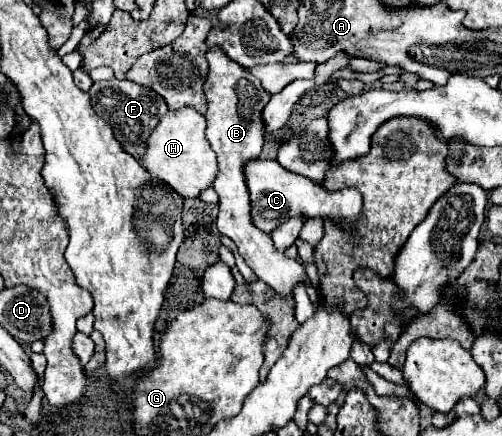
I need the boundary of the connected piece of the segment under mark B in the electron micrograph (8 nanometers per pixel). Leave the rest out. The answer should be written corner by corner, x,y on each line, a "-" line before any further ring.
210,49
206,59
210,63
208,79
204,83
204,95
208,101
206,139
212,147
216,147
218,155
218,173
212,185
220,197
216,227
222,235
228,235
236,243
240,257
252,267
258,279
268,283
268,287
280,297
292,297
296,285
312,285
312,281
298,261
276,251
272,237
252,225
248,191
244,189
244,173
240,173
240,165
252,157
258,157
262,151
264,125
260,121
260,109
270,101
270,95
256,77
246,73
244,67
234,65
234,61
228,61
218,49

